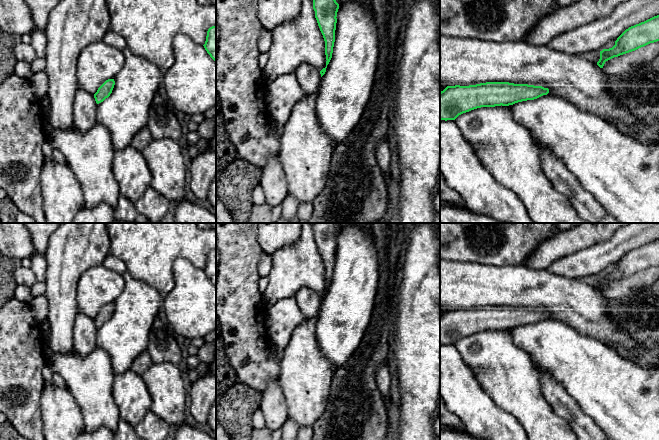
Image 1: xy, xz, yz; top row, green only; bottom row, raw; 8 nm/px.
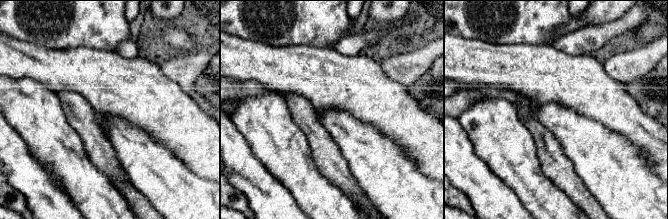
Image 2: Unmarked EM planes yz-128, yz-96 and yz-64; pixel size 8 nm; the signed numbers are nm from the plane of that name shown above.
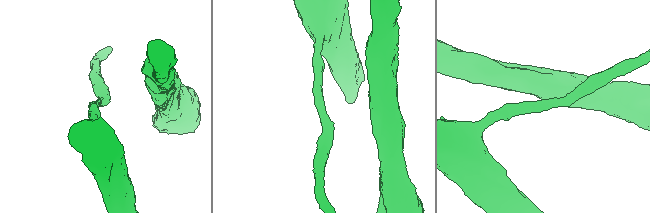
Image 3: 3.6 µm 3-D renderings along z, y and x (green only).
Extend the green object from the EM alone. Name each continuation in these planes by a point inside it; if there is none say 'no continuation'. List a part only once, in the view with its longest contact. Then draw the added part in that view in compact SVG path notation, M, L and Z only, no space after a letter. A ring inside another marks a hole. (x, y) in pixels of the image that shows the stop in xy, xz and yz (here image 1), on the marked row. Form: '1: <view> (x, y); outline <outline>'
no continuation

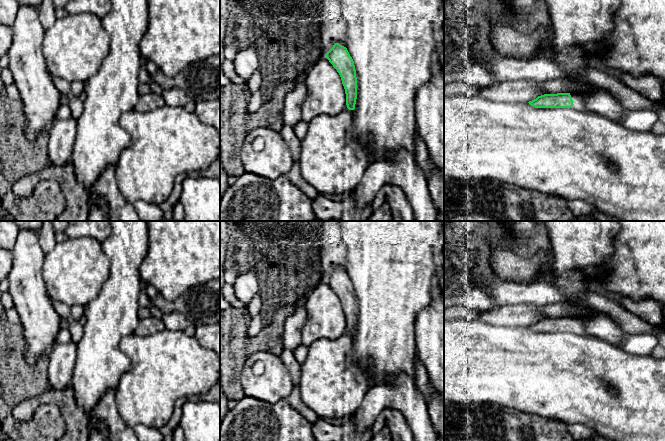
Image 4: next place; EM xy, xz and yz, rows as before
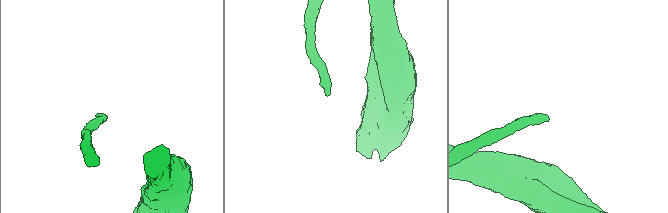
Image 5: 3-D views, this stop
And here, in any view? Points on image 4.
1: yz (578, 104); outline M570 93L572 100L573 100L573 106L572 108L578 111L586 111L586 106L584 104L584 102L581 100L581 98L574 94L574 93Z

